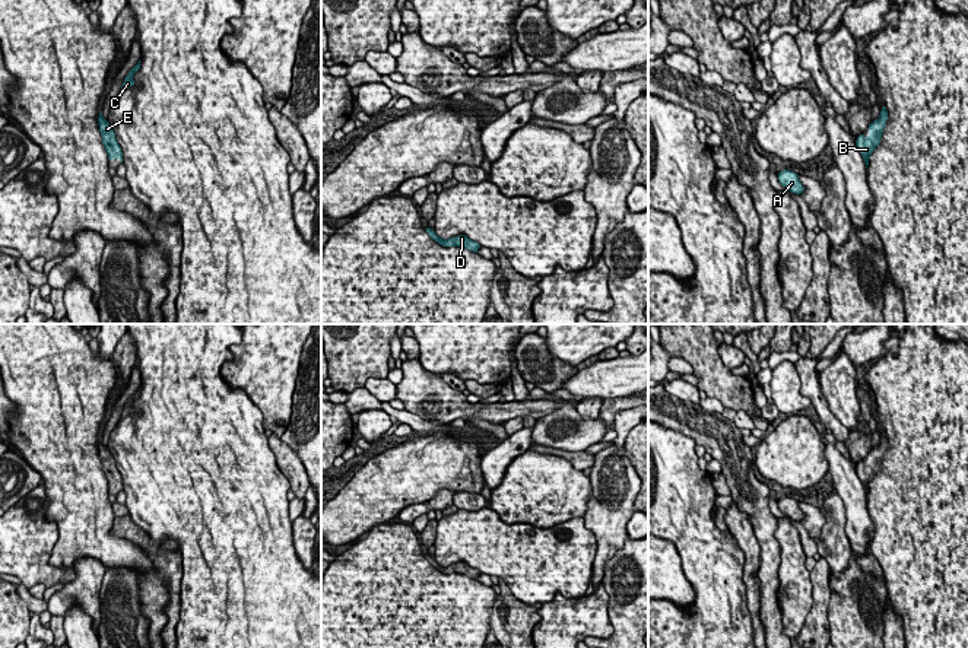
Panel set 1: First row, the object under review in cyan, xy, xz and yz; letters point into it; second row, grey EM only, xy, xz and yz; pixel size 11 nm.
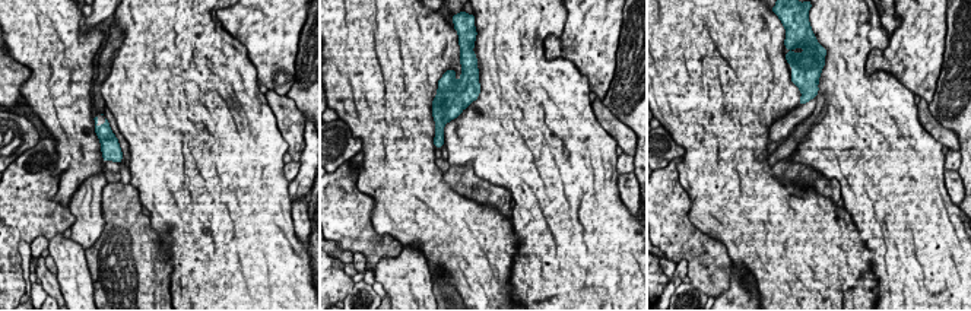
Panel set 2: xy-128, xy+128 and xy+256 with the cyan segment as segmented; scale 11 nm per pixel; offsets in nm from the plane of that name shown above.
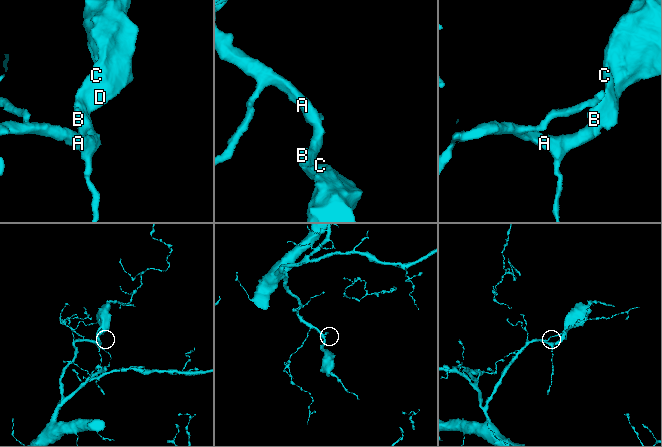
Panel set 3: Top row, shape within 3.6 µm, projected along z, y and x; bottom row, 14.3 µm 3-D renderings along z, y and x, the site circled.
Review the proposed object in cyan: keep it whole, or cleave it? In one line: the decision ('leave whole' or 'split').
leave whole

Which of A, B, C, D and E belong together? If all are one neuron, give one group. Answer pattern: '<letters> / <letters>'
A B C D E

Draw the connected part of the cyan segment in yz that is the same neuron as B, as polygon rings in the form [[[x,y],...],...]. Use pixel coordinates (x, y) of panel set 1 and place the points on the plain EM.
[[[882,432],[880,444],[876,448],[870,450],[867,454],[869,464],[866,466],[864,460],[857,463],[856,473],[858,479],[861,480],[861,483],[864,485],[866,495],[869,492],[869,483],[872,482],[875,474],[880,471],[880,464],[886,452],[886,447],[888,447],[886,432]]]

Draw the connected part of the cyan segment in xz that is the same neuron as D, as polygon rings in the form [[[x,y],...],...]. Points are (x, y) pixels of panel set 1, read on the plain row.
[[[429,553],[425,555],[425,558],[429,560],[429,563],[438,569],[442,574],[464,574],[473,579],[477,579],[477,576],[482,574],[476,568],[469,566],[466,562],[458,562],[450,566],[441,566]]]

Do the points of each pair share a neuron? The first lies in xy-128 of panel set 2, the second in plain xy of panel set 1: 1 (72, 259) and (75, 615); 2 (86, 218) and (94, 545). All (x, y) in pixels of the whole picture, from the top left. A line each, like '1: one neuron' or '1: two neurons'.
1: one neuron
2: two neurons

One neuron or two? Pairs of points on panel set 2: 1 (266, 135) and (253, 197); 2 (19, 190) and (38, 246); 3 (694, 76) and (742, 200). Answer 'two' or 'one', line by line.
1: one
2: two
3: one

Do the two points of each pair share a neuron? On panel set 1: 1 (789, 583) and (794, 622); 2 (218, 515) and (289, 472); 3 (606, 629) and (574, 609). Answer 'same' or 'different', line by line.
1: same
2: different
3: same

